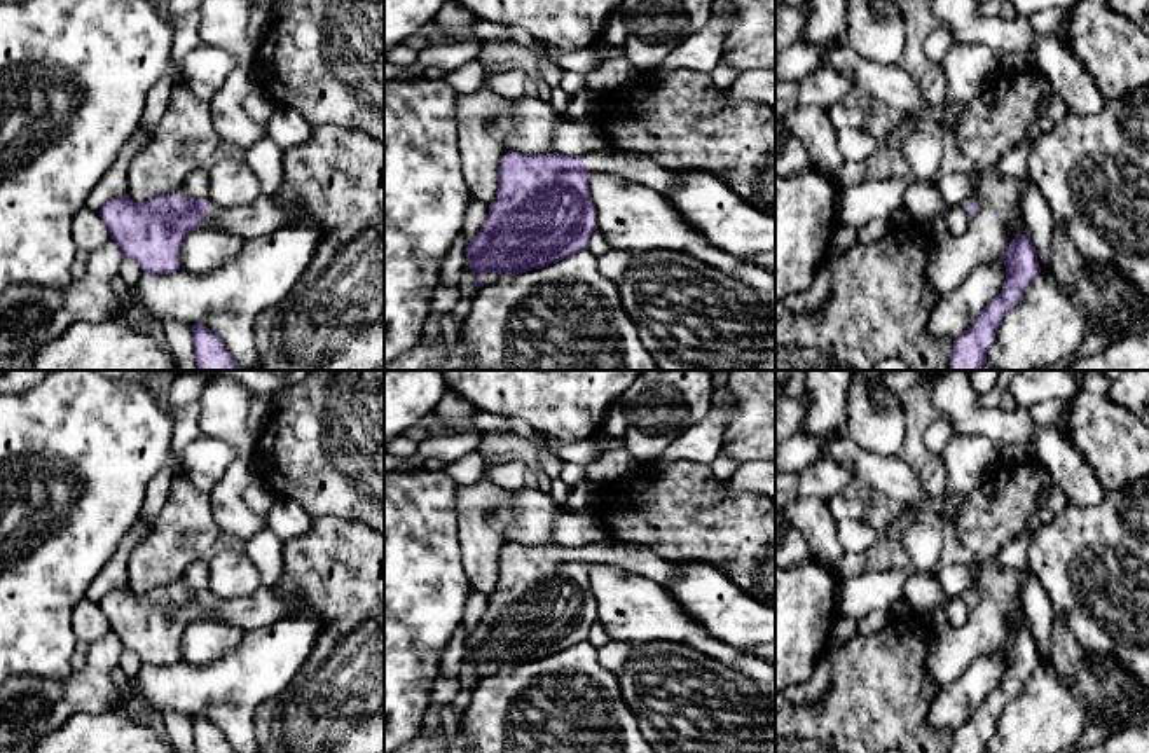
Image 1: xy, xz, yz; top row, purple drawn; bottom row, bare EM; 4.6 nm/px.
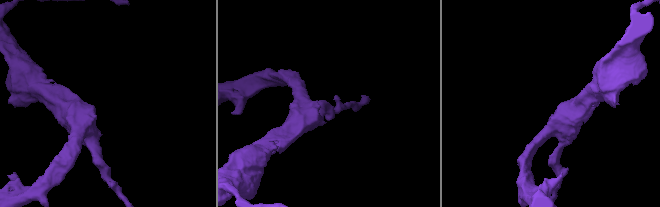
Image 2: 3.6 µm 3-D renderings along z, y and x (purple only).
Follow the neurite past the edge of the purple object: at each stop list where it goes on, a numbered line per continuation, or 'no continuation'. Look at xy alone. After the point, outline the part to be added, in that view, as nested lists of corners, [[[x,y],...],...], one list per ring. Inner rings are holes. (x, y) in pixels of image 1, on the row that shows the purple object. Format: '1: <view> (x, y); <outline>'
1: xy (264, 215); [[[269,190],[258,196],[255,203],[243,208],[222,210],[208,203],[208,213],[201,224],[208,224],[211,218],[244,241],[269,234],[293,222],[290,213]]]

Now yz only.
1: yz (957, 217); [[[967,203],[948,208],[945,215],[948,236],[962,236],[971,224],[971,217]]]

